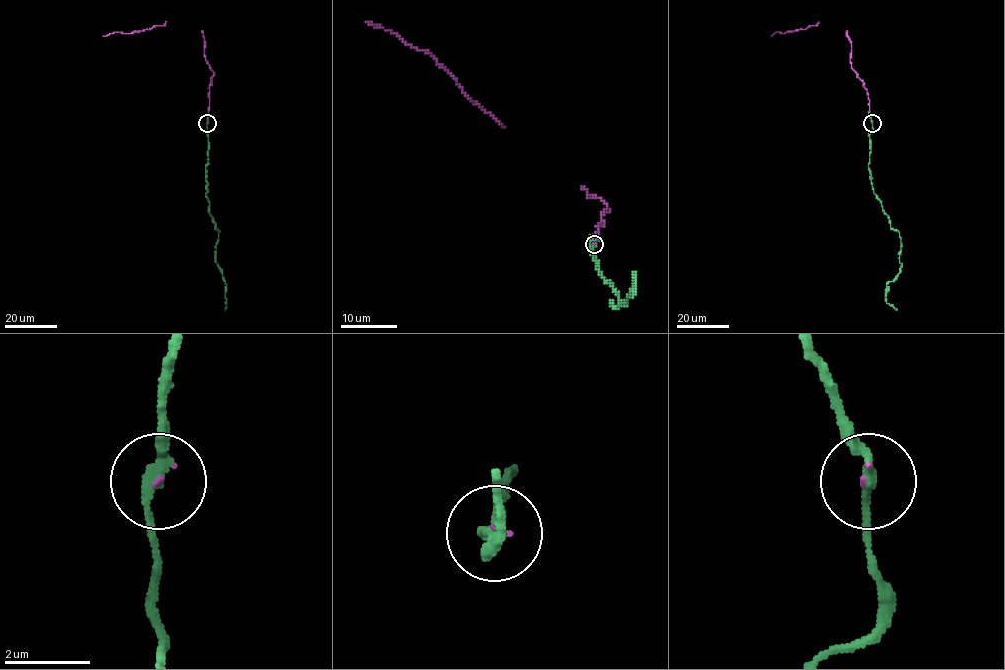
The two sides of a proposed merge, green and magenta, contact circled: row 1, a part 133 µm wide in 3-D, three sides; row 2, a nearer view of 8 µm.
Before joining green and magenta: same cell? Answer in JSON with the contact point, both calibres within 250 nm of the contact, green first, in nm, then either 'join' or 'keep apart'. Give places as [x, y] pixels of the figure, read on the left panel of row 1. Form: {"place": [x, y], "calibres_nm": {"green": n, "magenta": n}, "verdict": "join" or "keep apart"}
{"place": [207, 123], "calibres_nm": {"green": 240, "magenta": 40}, "verdict": "join"}

